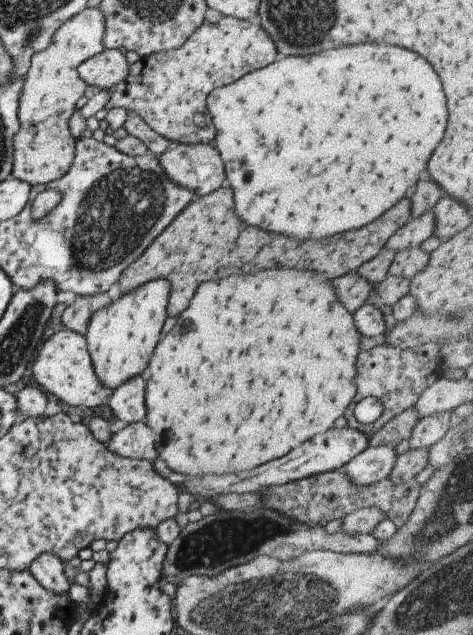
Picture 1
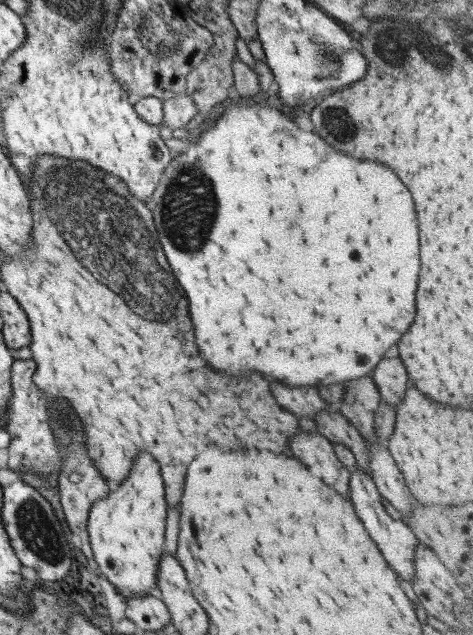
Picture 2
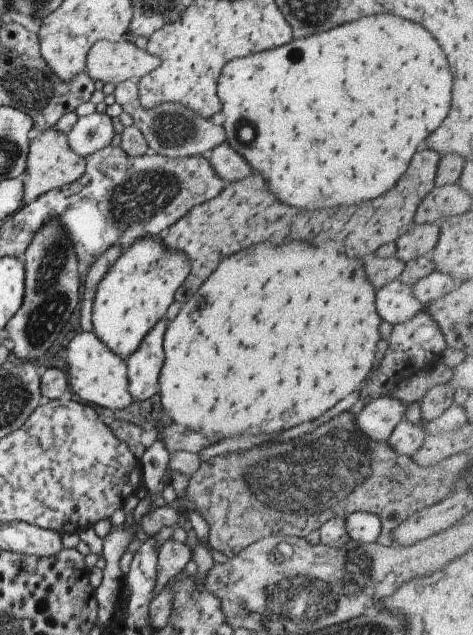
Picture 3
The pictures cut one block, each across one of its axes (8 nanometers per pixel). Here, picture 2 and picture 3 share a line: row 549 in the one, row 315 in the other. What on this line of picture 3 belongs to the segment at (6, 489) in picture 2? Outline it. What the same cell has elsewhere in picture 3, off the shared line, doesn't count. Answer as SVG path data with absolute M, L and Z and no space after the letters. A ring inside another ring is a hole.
M49 220L41 226L29 246L21 256L24 266L24 293L23 302L19 310L5 324L5 341L19 358L19 360L36 361L53 341L67 320L73 308L79 303L77 276L77 256L73 252L73 244L67 238L65 230L59 226L57 220Z

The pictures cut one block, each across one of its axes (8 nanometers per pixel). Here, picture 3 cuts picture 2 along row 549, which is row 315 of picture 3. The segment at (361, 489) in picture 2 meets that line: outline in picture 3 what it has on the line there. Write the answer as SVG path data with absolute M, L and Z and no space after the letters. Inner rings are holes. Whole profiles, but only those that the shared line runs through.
M394 279L377 290L375 312L383 322L391 325L407 322L424 309L419 300L413 296L411 287Z

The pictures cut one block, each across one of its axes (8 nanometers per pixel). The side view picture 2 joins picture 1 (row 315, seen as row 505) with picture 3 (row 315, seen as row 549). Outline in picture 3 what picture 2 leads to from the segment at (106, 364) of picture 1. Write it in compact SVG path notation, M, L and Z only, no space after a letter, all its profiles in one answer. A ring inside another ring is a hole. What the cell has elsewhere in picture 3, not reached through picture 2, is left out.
M162 235L143 237L135 244L128 246L97 283L91 307L92 332L99 342L103 342L119 358L126 359L129 354L133 354L151 327L159 319L164 318L165 310L173 302L177 288L181 286L191 270L190 262L185 254L162 245Z

